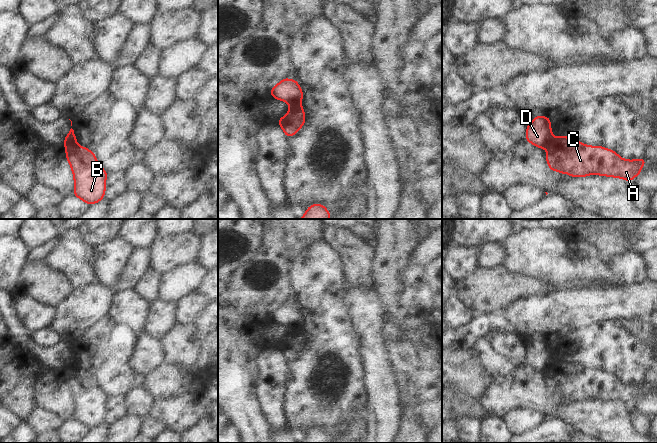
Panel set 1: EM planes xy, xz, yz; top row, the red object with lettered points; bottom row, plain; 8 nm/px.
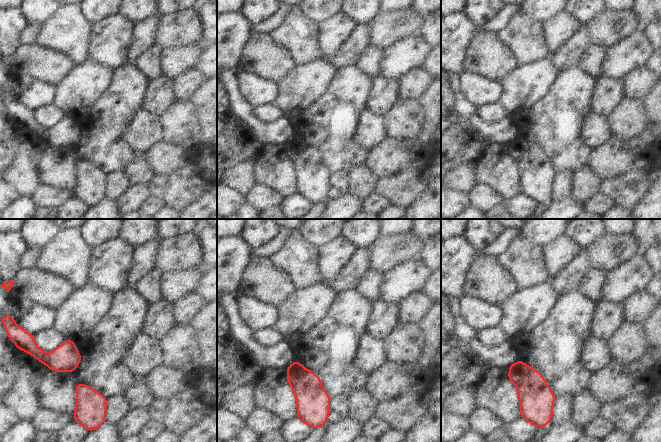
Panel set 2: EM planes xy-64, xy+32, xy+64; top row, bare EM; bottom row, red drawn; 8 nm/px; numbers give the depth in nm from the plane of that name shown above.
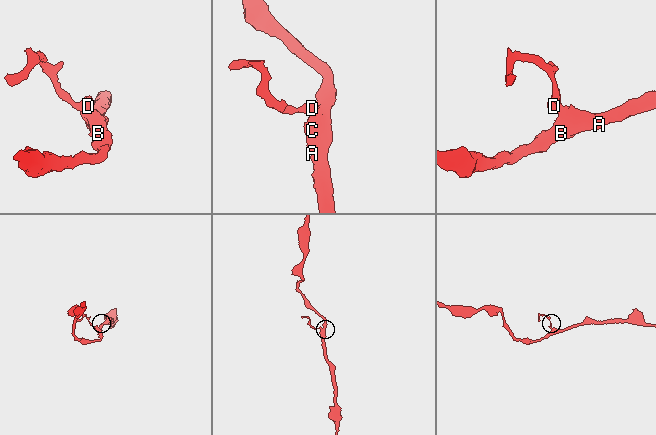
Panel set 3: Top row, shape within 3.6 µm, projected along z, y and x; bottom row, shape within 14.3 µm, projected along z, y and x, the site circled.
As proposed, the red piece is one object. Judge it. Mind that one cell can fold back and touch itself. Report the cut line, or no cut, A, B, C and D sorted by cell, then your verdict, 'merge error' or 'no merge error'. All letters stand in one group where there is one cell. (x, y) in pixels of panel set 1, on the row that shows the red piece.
cut xy (75, 139), (65, 145); groups A B C / D; merge error

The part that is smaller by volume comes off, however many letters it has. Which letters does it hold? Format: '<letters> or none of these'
D

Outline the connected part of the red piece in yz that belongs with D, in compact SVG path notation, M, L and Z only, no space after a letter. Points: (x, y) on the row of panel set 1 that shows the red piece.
M538 116L527 125L526 140L537 148L548 148L552 139L551 121L549 117Z

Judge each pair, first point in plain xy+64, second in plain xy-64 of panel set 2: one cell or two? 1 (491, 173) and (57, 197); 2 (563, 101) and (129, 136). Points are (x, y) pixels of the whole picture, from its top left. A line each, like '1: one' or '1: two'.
1: two
2: two

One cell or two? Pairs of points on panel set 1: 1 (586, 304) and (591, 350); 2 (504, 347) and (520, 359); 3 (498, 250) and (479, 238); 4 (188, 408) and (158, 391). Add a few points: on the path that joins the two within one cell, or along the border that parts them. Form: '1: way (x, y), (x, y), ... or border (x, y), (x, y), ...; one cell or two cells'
1: border (611, 320), (577, 328), (566, 335); two cells
2: way (508, 347), (516, 355); one cell
3: border (502, 241), (489, 241), (482, 248); two cells
4: border (189, 390), (164, 399), (154, 400); two cells

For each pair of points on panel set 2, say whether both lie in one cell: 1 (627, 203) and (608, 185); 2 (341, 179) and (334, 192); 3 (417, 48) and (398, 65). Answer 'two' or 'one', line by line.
1: one
2: one
3: one

